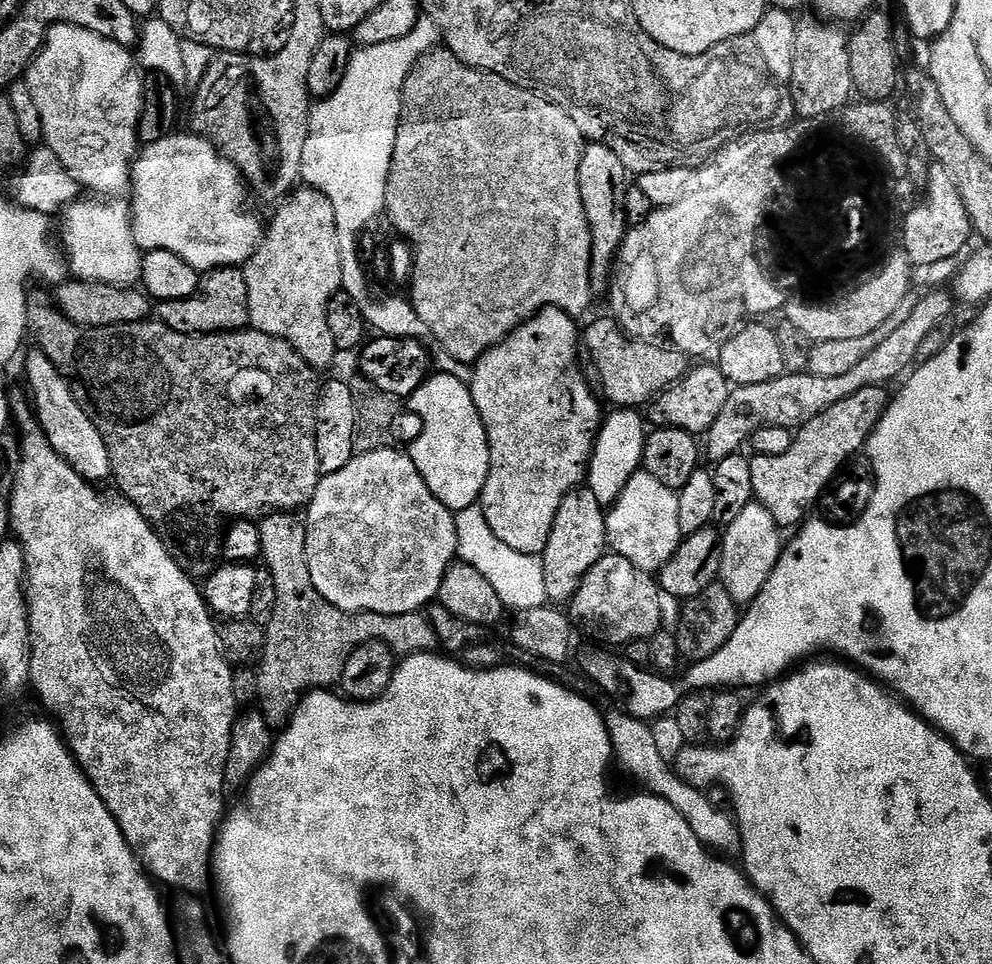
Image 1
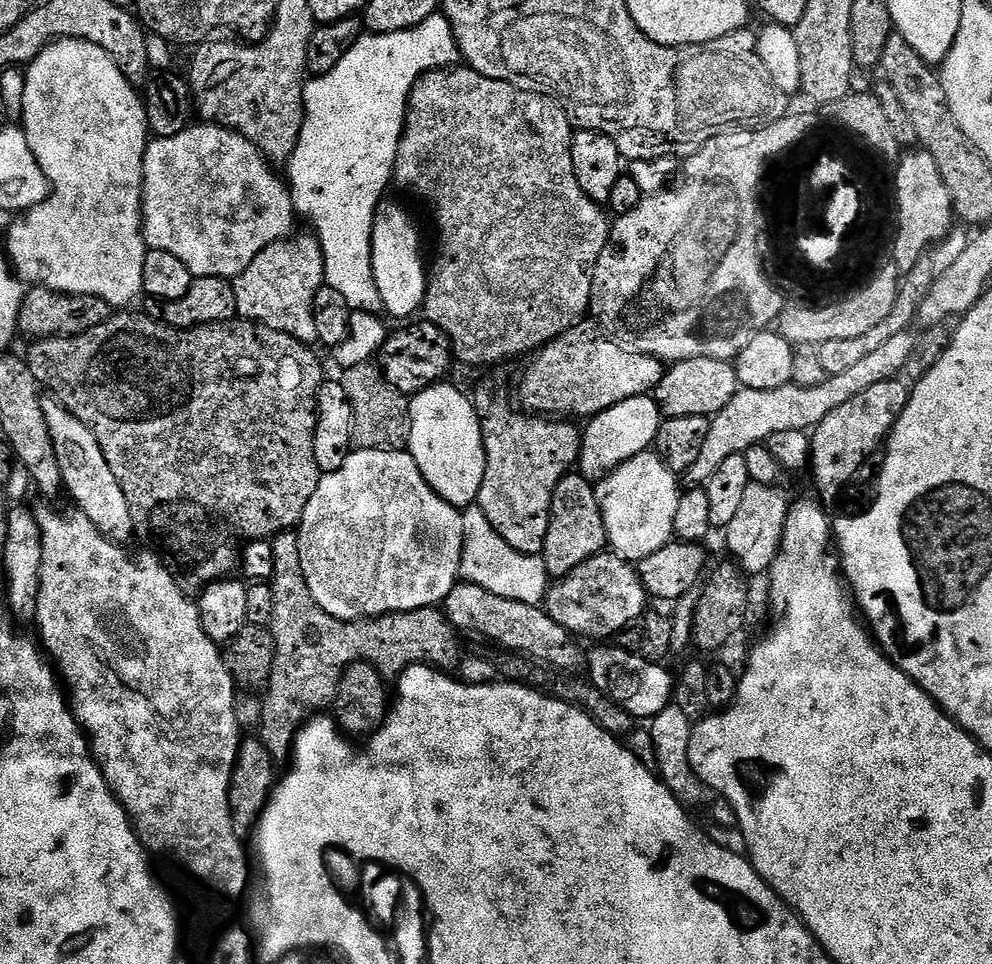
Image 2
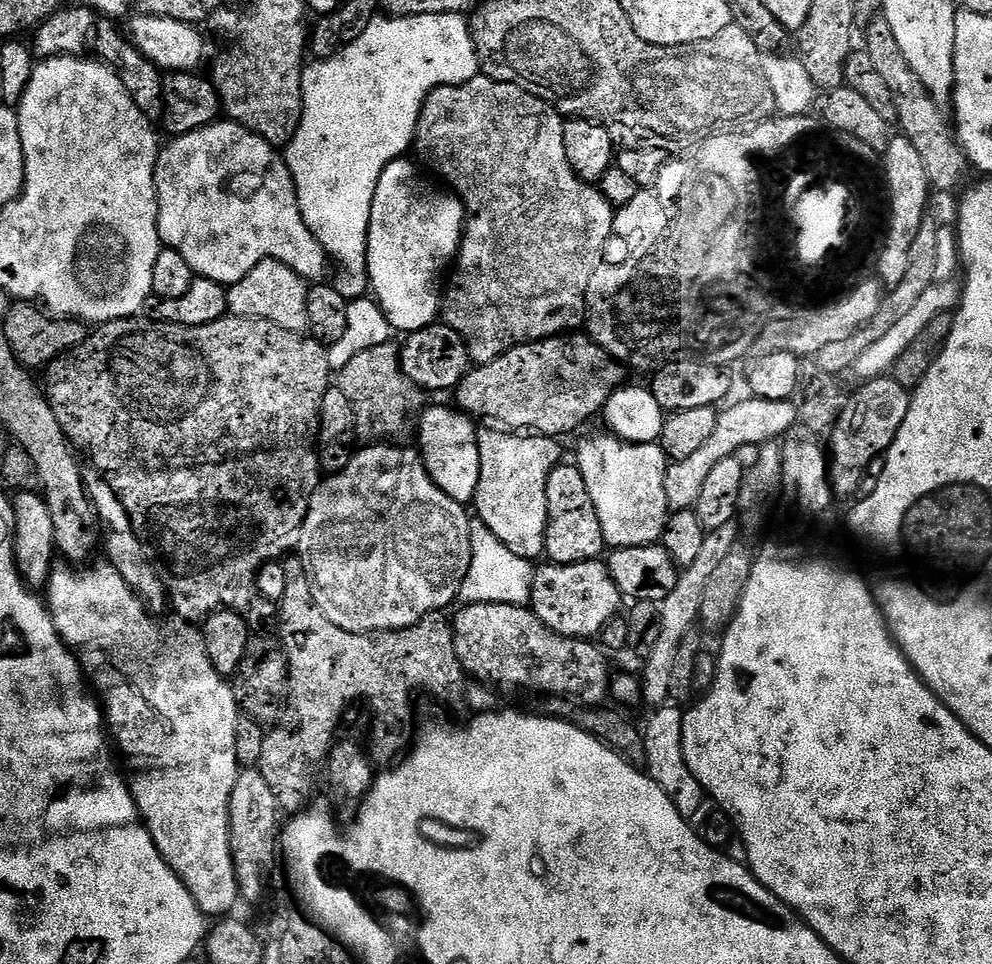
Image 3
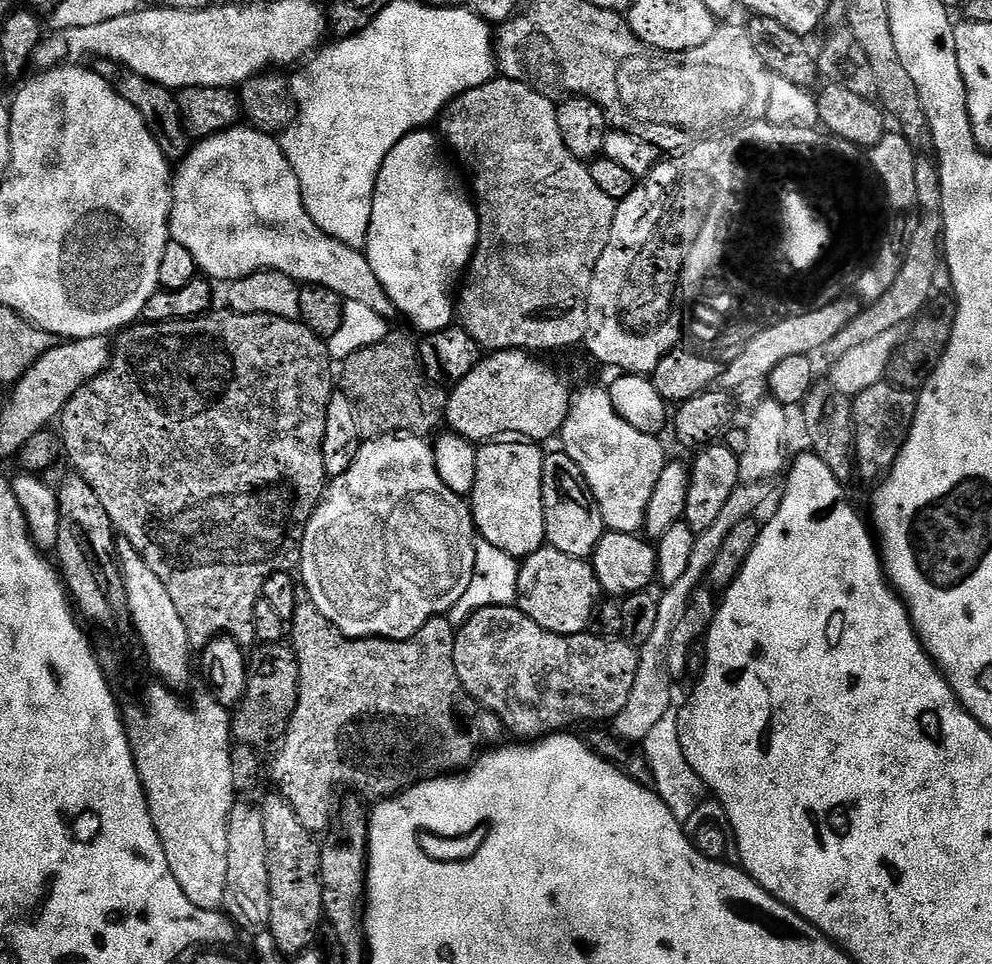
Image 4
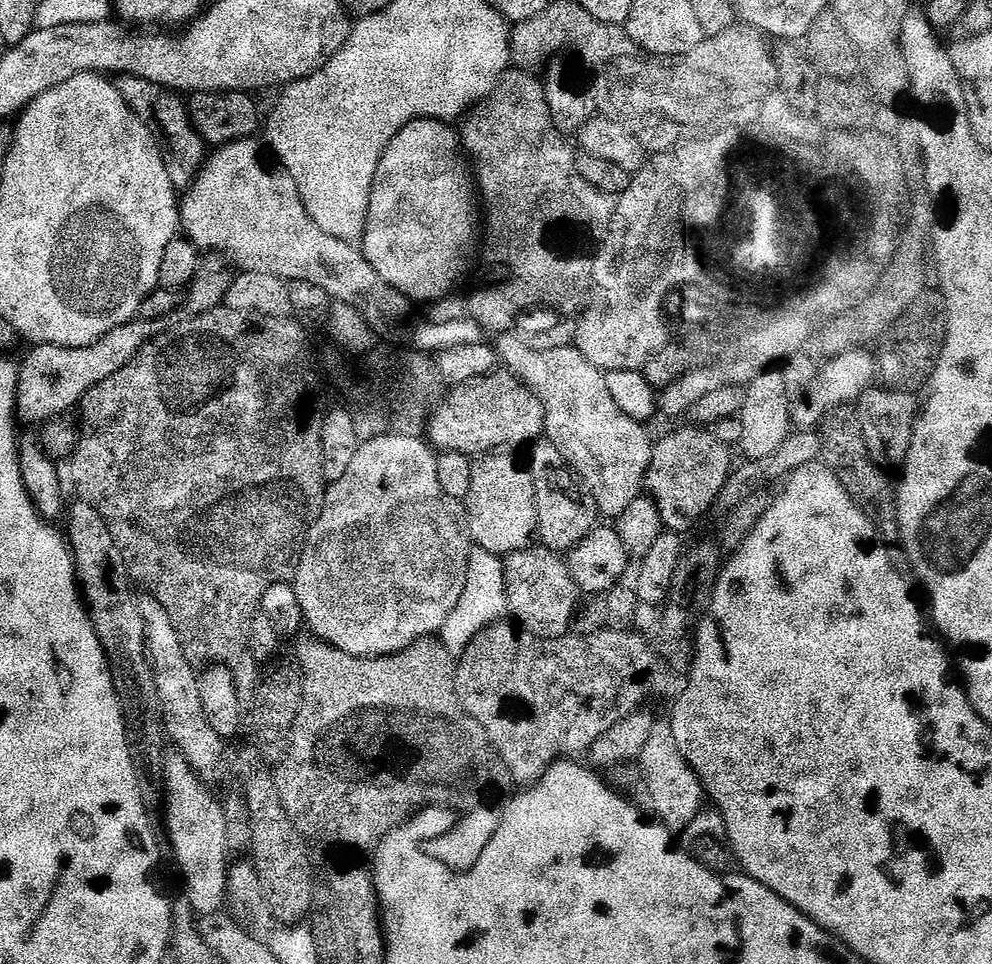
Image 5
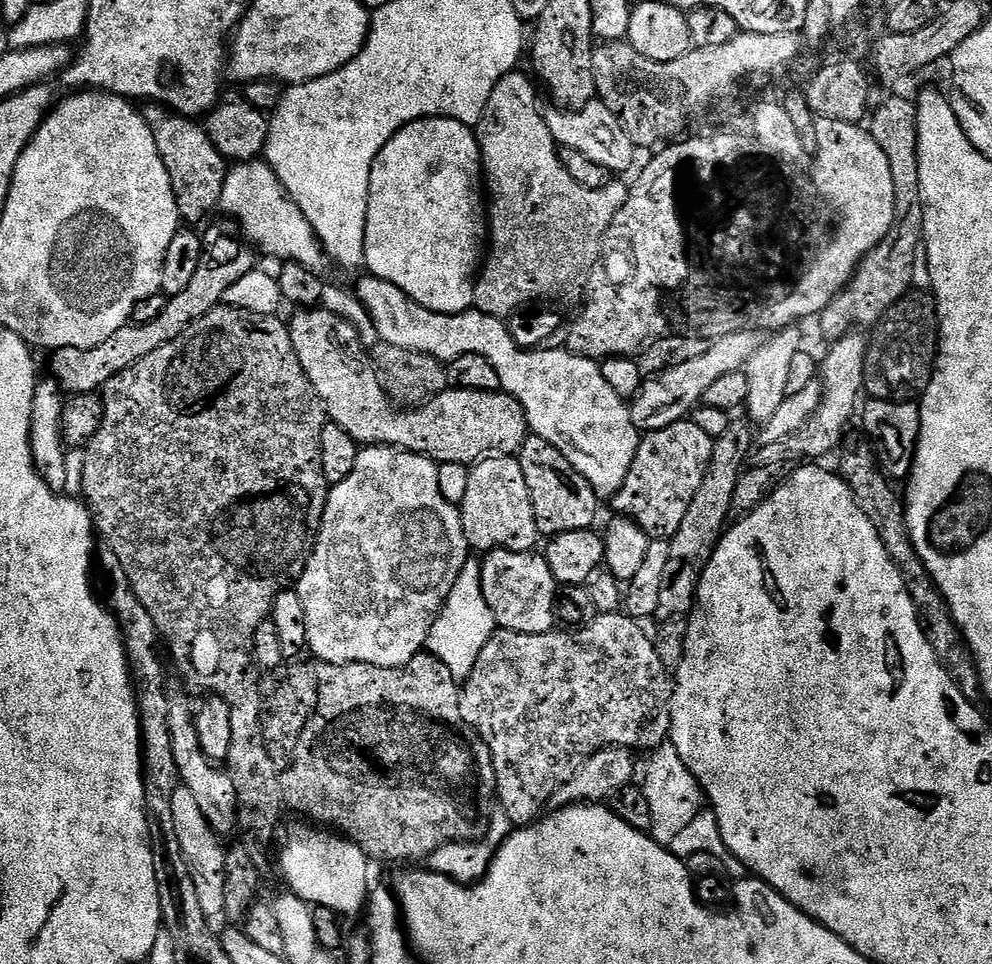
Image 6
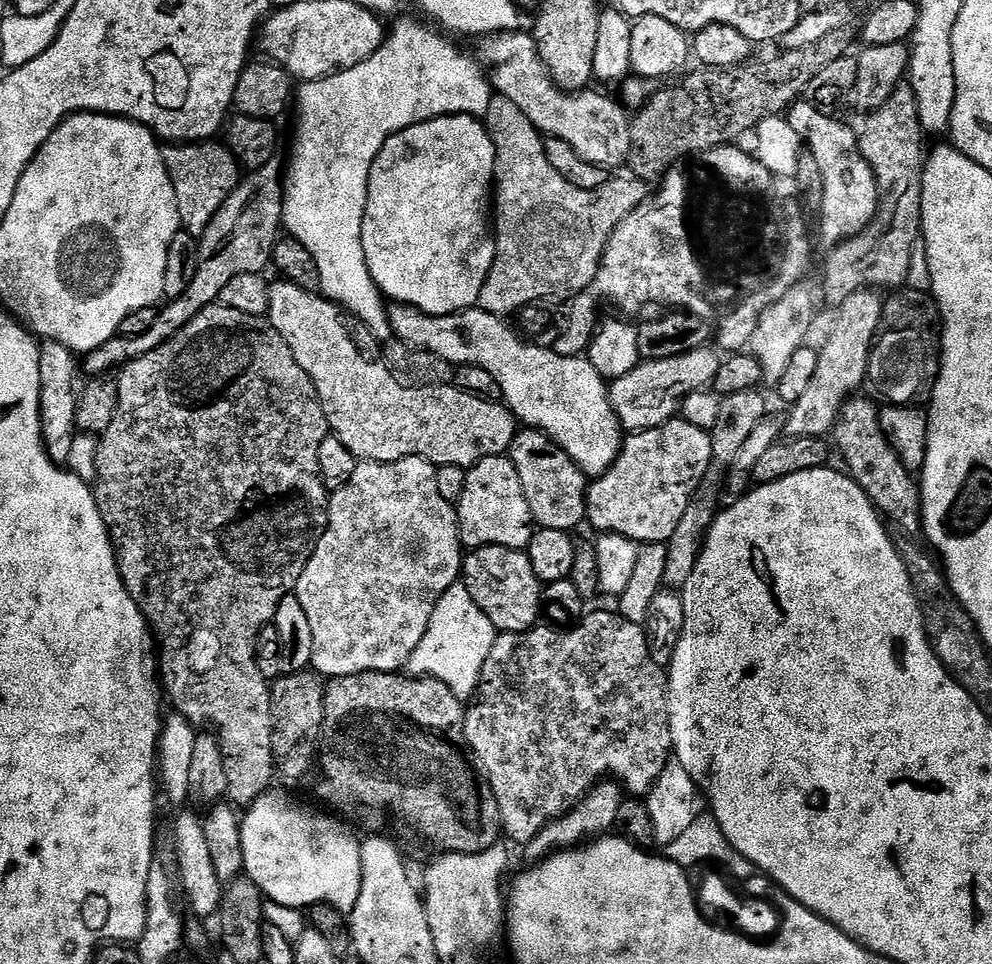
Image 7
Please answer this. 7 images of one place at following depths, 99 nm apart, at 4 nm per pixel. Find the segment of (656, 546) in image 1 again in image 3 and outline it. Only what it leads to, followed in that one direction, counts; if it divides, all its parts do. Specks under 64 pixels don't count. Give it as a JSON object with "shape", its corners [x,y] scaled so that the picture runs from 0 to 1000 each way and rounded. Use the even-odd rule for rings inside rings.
{"shape":[[[616,450],[608,451],[597,452],[594,456],[587,457],[579,474],[579,480],[585,487],[587,496],[591,496],[591,508],[595,508],[595,517],[599,520],[599,529],[607,546],[609,563],[617,571],[662,563],[669,555],[675,534],[669,503],[675,480],[673,473],[665,466],[664,460],[633,461]]]}

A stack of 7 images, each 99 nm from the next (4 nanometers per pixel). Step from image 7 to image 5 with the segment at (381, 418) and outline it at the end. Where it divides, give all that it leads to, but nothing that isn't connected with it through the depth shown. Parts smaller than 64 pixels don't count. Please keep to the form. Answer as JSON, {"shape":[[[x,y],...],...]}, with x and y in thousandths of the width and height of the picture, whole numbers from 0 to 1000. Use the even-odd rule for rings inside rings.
{"shape":[[[501,384],[492,390],[459,399],[440,420],[440,426],[431,436],[429,452],[436,466],[444,469],[461,469],[473,475],[483,475],[501,467],[520,467],[516,465],[522,464],[523,461],[535,462],[548,452],[548,422],[521,390],[511,384]]]}

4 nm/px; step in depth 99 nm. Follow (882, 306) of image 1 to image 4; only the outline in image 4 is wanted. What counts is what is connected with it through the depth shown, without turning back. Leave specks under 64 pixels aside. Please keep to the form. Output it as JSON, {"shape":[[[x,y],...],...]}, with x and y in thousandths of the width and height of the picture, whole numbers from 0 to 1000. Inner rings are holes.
{"shape":[[[853,313],[843,315],[843,318],[833,320],[830,323],[822,323],[819,326],[805,327],[804,329],[792,329],[775,335],[769,339],[762,350],[755,353],[754,358],[748,363],[744,371],[731,381],[724,395],[725,401],[730,405],[743,405],[749,398],[754,398],[757,394],[773,395],[775,388],[784,380],[784,376],[792,371],[801,369],[819,369],[823,364],[834,362],[837,351],[849,342],[868,321],[863,315]]]}

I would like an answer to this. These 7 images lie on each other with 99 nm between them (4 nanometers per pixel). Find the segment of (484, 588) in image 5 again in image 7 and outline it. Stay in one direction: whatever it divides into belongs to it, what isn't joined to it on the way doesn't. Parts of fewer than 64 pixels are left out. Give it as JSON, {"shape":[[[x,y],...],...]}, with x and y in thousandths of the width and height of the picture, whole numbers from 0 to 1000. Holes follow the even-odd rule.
{"shape":[[[461,604],[446,616],[446,620],[442,620],[442,629],[438,629],[438,637],[433,637],[433,649],[411,685],[410,696],[416,701],[435,701],[450,707],[465,728],[475,727],[484,710],[486,691],[501,659],[500,651],[482,629],[476,613],[468,605]]]}

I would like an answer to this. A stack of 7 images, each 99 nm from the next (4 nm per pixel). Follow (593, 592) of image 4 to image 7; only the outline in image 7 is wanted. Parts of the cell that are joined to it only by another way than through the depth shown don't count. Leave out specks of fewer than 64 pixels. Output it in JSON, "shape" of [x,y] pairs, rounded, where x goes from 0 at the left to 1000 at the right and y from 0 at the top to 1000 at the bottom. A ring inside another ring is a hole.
{"shape":[[[490,566],[489,568],[475,570],[469,576],[468,584],[466,586],[466,605],[476,613],[477,620],[482,624],[482,629],[490,637],[490,641],[494,641],[494,645],[500,651],[501,657],[505,656],[532,656],[535,651],[541,650],[545,646],[544,631],[546,635],[546,628],[549,626],[548,615],[546,613],[546,603],[542,595],[538,595],[538,587],[534,583],[531,572],[522,568],[511,568],[510,566]]]}

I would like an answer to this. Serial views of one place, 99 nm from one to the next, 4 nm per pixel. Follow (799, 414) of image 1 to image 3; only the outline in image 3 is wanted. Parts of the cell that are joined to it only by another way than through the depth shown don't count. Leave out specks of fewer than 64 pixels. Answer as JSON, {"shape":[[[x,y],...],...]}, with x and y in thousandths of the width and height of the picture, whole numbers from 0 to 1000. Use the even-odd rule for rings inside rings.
{"shape":[[[753,413],[743,419],[735,418],[722,433],[720,447],[716,455],[708,463],[708,467],[696,471],[696,475],[688,475],[674,480],[671,488],[671,521],[677,531],[686,531],[693,527],[701,528],[704,516],[708,513],[708,504],[712,504],[712,495],[728,479],[728,475],[741,473],[748,463],[765,461],[767,463],[785,457],[785,452],[793,453],[798,443],[804,440],[804,423],[798,415],[763,415]]]}

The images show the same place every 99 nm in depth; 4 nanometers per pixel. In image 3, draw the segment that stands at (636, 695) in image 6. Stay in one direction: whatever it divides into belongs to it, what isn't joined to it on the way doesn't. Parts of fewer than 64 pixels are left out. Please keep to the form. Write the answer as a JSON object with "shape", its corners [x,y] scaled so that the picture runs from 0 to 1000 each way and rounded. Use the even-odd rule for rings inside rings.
{"shape":[[[486,624],[485,627],[470,627],[463,632],[465,635],[458,639],[456,643],[456,657],[458,658],[458,674],[462,678],[462,687],[468,693],[473,702],[485,705],[488,710],[501,710],[504,714],[529,714],[532,718],[553,718],[556,722],[578,722],[585,726],[589,732],[605,732],[614,725],[615,698],[613,699],[613,685],[610,673],[604,667],[598,666],[593,662],[584,660],[568,660],[553,651],[537,637],[535,630],[523,627],[499,627],[498,624]]]}

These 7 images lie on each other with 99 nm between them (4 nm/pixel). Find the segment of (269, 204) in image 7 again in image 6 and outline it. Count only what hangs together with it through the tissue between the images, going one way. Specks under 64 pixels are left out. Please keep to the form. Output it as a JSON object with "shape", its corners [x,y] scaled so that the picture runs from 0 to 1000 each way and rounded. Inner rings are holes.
{"shape":[[[222,226],[219,232],[213,232],[211,231],[204,241],[204,272],[200,272],[196,289],[189,295],[188,301],[183,301],[183,305],[170,310],[167,322],[163,322],[163,326],[159,326],[155,334],[125,336],[123,342],[115,342],[115,346],[107,351],[107,355],[99,355],[99,359],[94,361],[58,361],[51,366],[51,393],[58,395],[66,408],[100,408],[107,400],[107,396],[115,392],[115,388],[123,388],[123,384],[135,380],[135,376],[147,371],[147,367],[155,367],[159,359],[175,355],[175,351],[192,342],[192,338],[196,338],[200,330],[208,330],[212,322],[223,318],[228,301],[232,301],[232,297],[236,297],[240,288],[255,282],[259,277],[259,262],[247,249],[241,232],[233,226]]]}

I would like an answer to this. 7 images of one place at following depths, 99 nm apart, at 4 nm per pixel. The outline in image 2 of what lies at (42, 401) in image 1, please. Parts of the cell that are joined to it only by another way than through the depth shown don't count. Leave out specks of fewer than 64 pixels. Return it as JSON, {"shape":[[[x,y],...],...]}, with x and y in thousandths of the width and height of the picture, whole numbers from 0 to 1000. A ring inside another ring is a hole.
{"shape":[[[55,413],[45,414],[44,428],[50,454],[54,459],[54,471],[58,471],[65,506],[73,513],[73,519],[77,522],[74,524],[85,531],[110,560],[129,562],[125,560],[134,559],[135,549],[127,512],[123,512],[123,504],[119,504],[119,496],[115,496],[111,479],[107,479],[107,471],[103,471],[103,463],[99,454],[95,454],[91,442],[75,434],[75,429],[67,426]]]}

